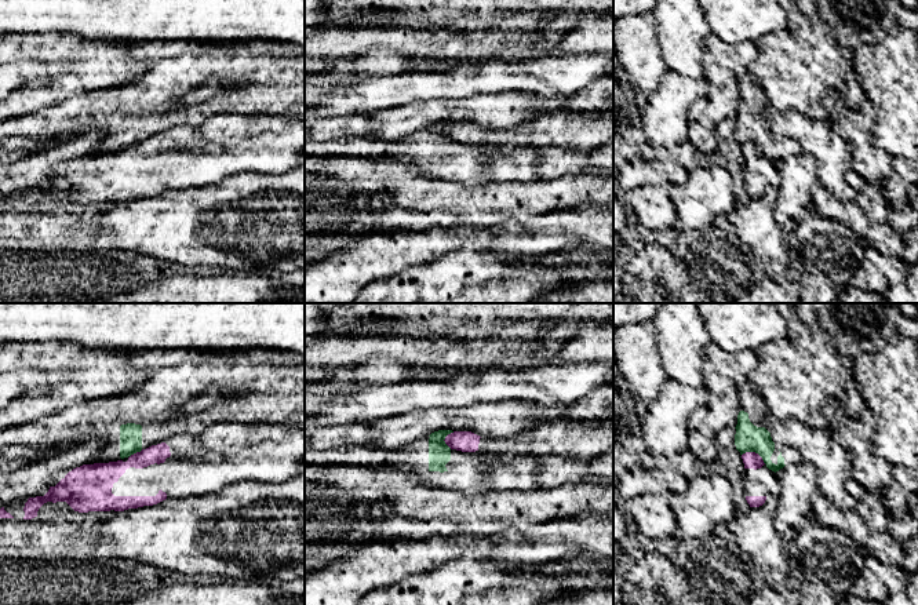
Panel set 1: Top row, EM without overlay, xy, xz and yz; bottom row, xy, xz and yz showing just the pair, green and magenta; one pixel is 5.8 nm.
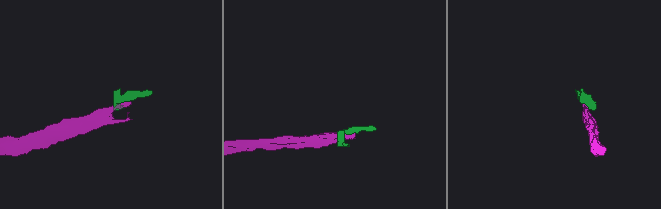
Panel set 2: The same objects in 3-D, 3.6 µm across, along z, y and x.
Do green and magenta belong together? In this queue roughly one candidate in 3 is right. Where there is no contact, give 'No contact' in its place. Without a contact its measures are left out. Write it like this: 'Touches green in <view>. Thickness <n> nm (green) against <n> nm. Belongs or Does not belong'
Touches green in yz. Thickness 160 nm (green) against 100 nm. Does not belong

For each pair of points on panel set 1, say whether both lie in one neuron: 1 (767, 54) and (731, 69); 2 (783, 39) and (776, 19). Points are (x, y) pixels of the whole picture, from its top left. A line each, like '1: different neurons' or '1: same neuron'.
1: different neurons
2: different neurons

